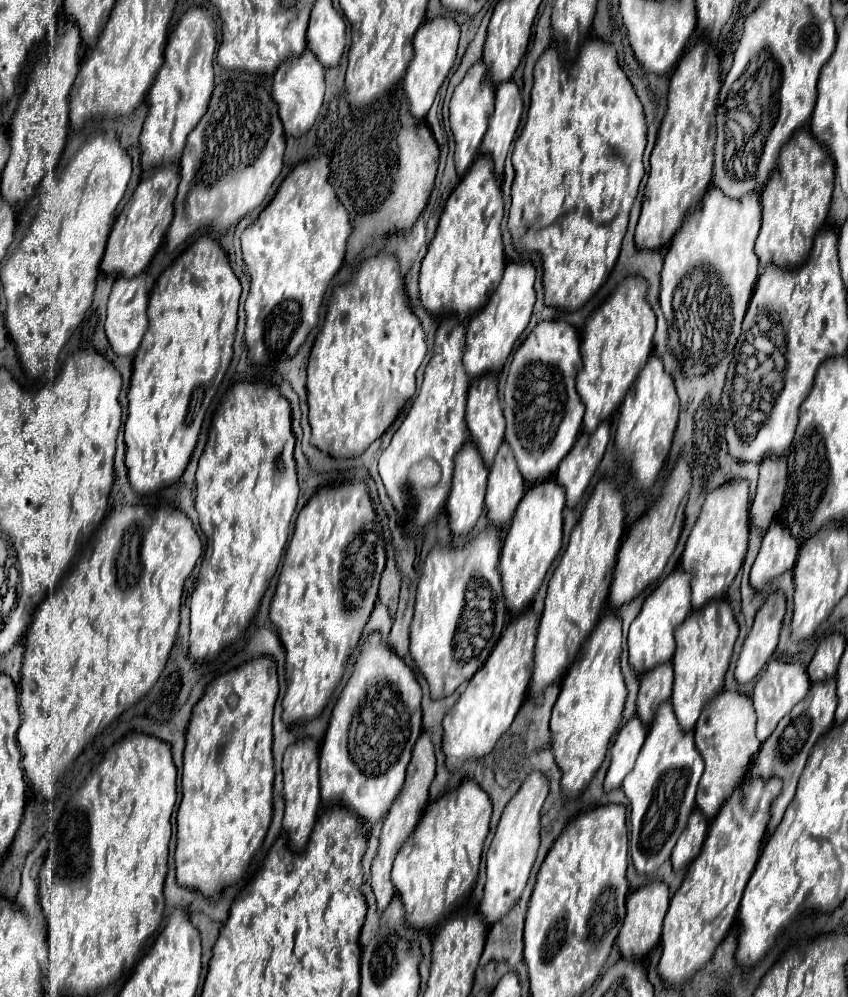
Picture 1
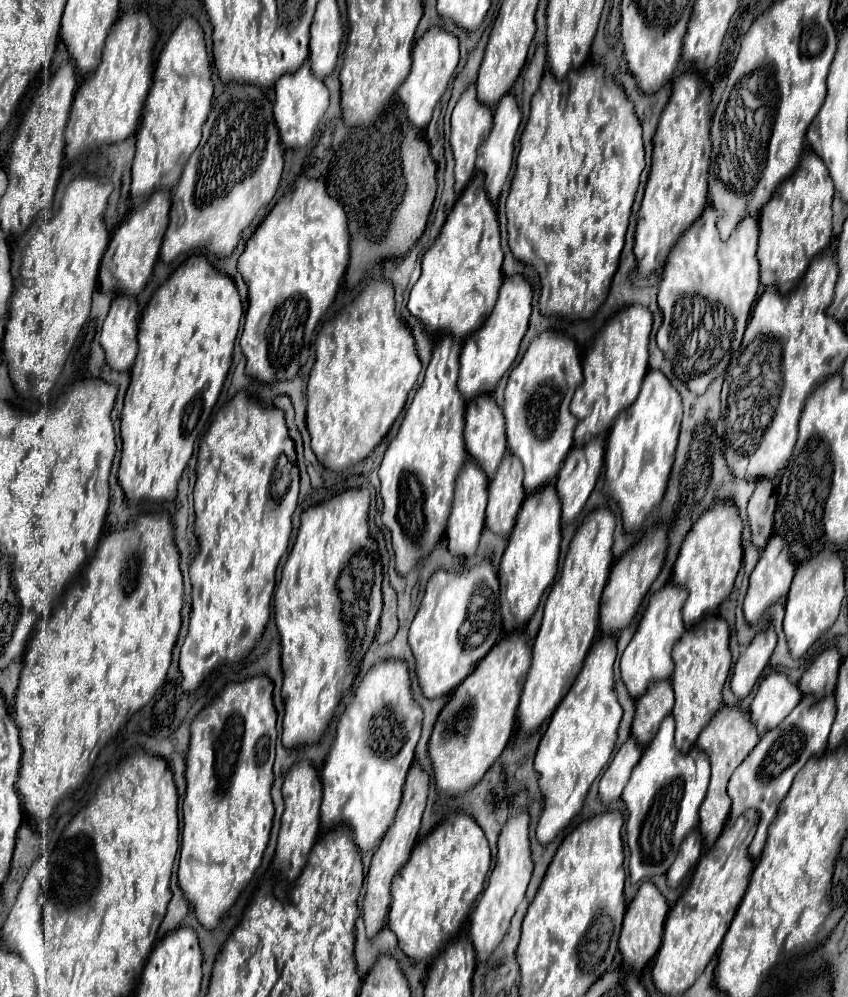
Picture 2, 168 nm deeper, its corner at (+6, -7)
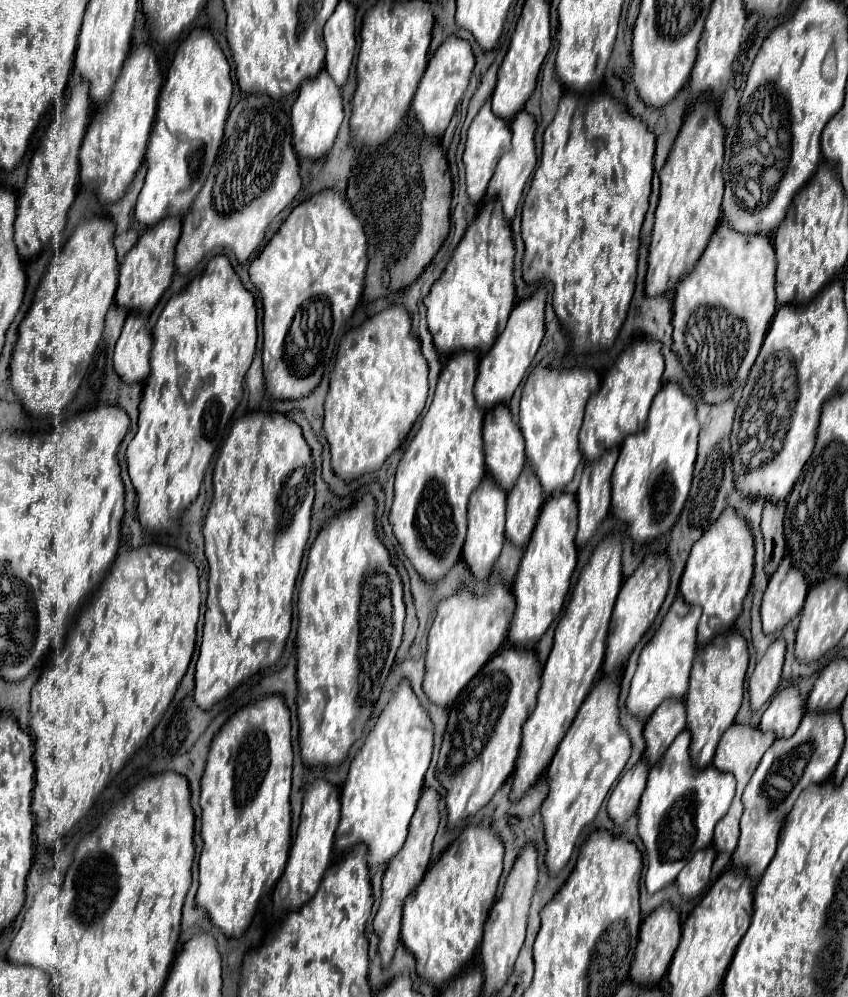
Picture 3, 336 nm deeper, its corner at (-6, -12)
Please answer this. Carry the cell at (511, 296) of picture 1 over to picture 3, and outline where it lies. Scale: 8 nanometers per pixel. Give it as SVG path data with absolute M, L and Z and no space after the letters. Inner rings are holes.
M540 287L532 297L518 301L510 313L510 321L506 323L506 329L498 335L494 347L480 359L474 395L482 409L492 409L498 403L508 403L512 393L524 379L544 337L544 305L546 305L544 287Z

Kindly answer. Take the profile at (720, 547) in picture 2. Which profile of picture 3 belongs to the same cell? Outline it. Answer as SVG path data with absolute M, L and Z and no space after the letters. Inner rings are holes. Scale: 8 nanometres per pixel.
M728 507L718 521L692 545L682 581L680 595L688 605L702 607L702 617L698 623L698 645L706 645L716 633L726 631L742 611L742 601L750 589L754 569L754 541L748 523ZM698 593L698 601L696 601ZM710 619L718 619L722 623L708 623Z

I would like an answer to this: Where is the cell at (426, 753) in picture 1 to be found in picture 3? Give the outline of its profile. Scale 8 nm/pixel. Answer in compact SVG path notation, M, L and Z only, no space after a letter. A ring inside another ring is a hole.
M426 787L422 791L420 801L418 801L416 813L414 813L414 817L410 821L408 839L406 839L404 847L396 853L396 857L388 863L386 873L384 873L384 879L382 879L382 901L380 901L378 913L374 917L374 931L380 937L378 951L380 951L380 957L382 957L382 965L384 967L390 963L390 959L392 959L392 955L396 951L398 939L400 939L400 921L402 921L402 905L404 905L404 899L418 885L418 881L422 881L422 877L424 877L424 873L428 869L428 863L430 863L432 839L436 835L438 821L440 821L438 803L440 803L440 795L434 789Z

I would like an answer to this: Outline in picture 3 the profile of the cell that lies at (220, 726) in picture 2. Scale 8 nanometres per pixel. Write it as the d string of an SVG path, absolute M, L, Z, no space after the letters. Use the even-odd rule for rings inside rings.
M266 695L260 697L256 701L252 701L246 709L240 709L238 713L234 713L224 725L222 729L214 735L212 745L210 745L210 753L208 753L208 761L206 761L206 769L202 775L202 795L200 795L200 807L202 807L202 839L204 839L204 849L200 855L200 863L198 863L198 893L196 893L196 903L198 907L202 907L212 923L226 935L226 937L240 937L250 921L252 915L256 911L258 899L264 891L264 885L270 881L276 883L282 875L282 869L286 865L286 857L288 857L288 849L290 849L290 775L292 775L292 743L290 743L290 711L284 703L284 699L280 695Z

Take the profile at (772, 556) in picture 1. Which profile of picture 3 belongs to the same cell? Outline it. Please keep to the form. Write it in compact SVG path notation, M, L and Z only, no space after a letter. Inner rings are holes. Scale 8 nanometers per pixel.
M786 555L774 571L774 575L770 577L762 597L762 631L766 635L772 635L780 631L790 619L794 619L804 605L806 593L806 577L798 569L794 569L790 555Z

